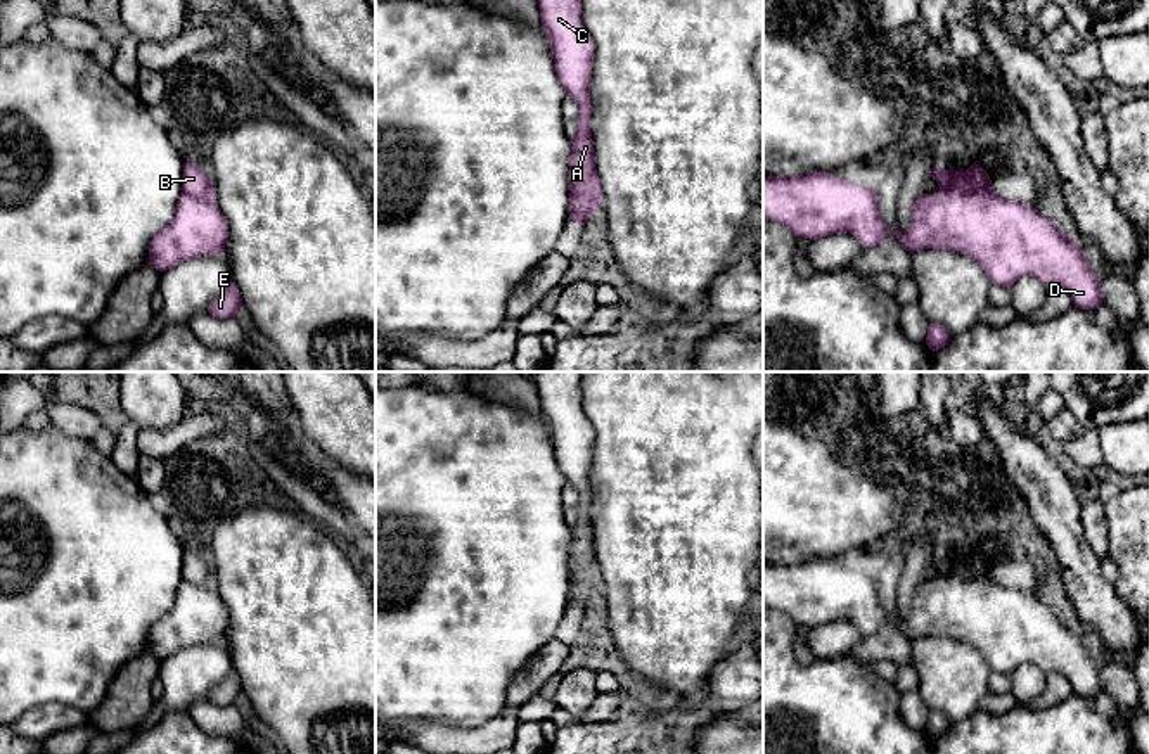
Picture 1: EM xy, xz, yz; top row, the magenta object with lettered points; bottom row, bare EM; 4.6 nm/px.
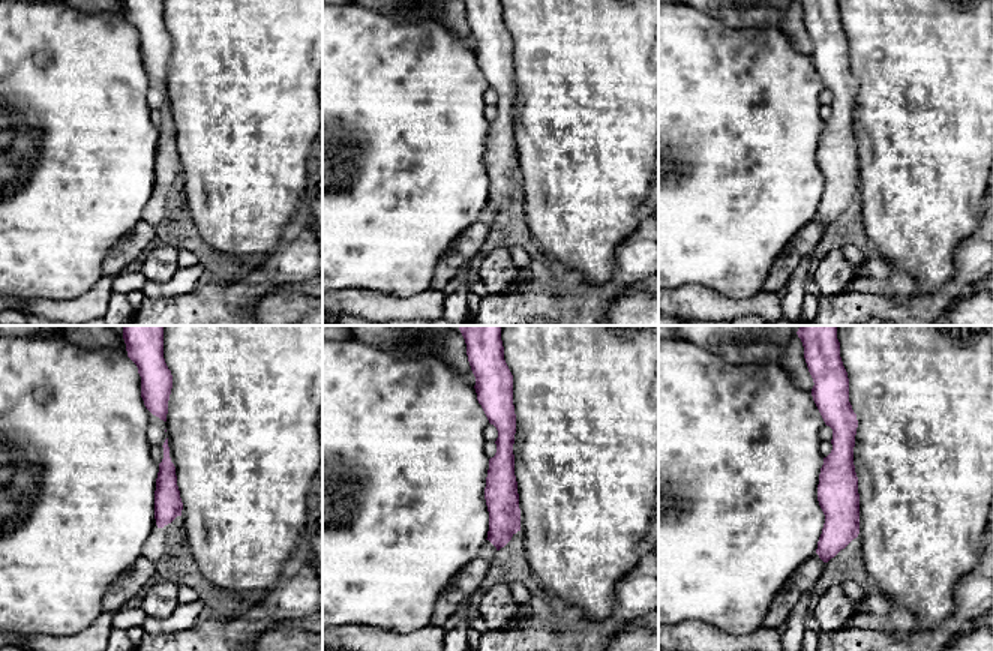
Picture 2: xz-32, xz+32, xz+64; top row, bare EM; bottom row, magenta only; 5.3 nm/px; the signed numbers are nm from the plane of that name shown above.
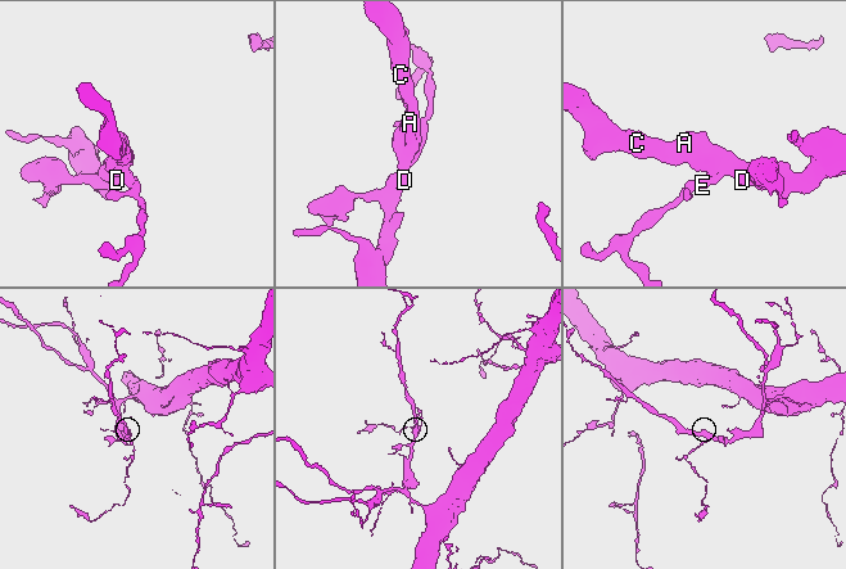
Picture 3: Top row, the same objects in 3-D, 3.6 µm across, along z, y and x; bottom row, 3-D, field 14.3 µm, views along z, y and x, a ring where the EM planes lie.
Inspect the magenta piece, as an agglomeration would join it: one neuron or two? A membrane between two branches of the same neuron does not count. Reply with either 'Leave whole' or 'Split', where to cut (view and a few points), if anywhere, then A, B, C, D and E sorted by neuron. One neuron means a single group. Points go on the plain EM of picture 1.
Leave whole. No split. Groups: A B C D E

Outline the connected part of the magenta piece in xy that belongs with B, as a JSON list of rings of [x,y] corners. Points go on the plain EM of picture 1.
[[[183,550],[182,583],[168,614],[149,631],[149,652],[166,659],[178,650],[223,643],[228,610],[216,591],[211,564]]]

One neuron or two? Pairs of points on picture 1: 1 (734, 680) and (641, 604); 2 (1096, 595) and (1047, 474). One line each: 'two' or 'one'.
1: two
2: one

